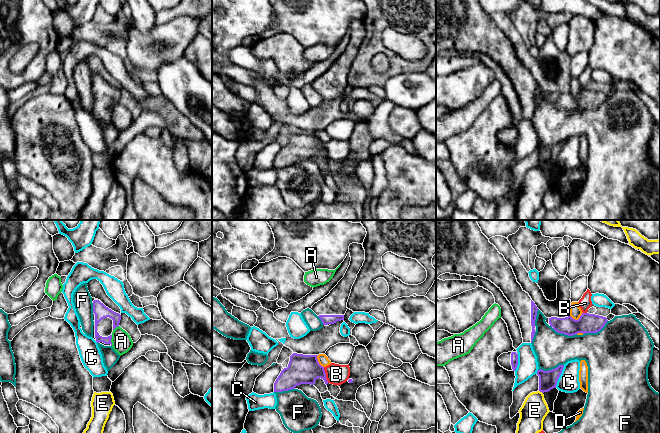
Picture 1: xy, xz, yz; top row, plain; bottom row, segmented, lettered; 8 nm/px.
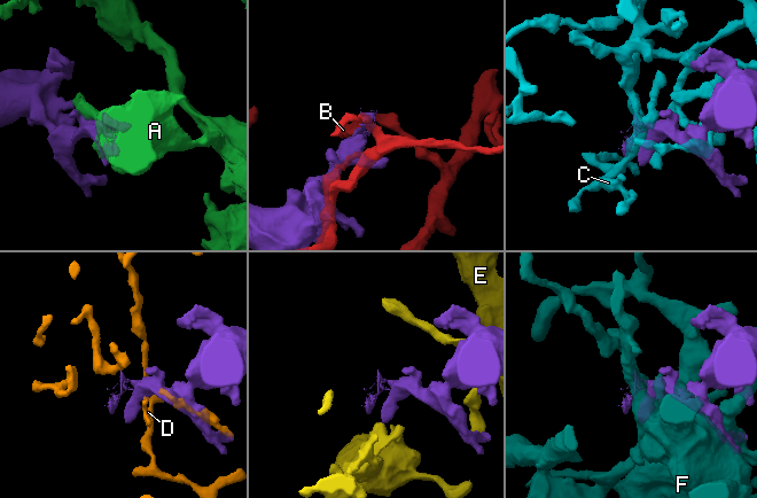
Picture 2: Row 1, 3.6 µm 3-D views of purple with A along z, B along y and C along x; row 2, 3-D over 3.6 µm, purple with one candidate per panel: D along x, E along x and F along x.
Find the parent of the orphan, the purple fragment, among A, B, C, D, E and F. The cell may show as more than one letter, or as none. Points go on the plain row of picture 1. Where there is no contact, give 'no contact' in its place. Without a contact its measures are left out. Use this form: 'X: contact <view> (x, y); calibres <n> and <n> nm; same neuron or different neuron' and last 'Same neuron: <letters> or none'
A: contact xy (110, 116); calibres 110 and 160 nm; different neuron
B: contact xz (325, 151); calibres 240 and 170 nm; different neuron
C: contact yz (559, 152); calibres 140 and 170 nm; different neuron
D: contact yz (578, 95); calibres 160 and 100 nm; different neuron
E: contact yz (541, 167); calibres 140 and 200 nm; different neuron
F: contact yz (596, 108); calibres 160 and 500 nm; different neuron
Same neuron: none

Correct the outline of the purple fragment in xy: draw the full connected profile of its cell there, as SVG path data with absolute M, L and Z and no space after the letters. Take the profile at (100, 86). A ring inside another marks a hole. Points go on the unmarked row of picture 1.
M92 74L93 115L104 122L112 122L112 108L119 102L121 91L106 83L100 76Z

